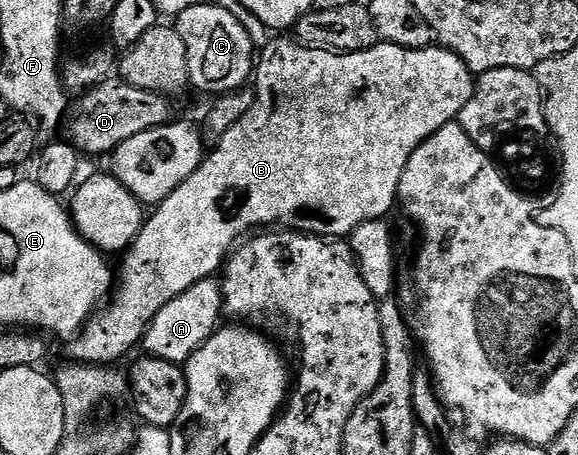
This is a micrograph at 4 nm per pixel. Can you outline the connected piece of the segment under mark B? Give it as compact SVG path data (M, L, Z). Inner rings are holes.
M273 39L259 54L254 65L256 102L250 107L250 111L246 111L246 115L242 115L237 125L230 127L230 131L222 135L222 139L200 162L200 167L194 171L194 175L190 175L190 179L183 181L167 199L151 210L150 216L140 228L140 233L134 239L134 243L123 254L124 262L121 263L120 269L118 265L118 288L111 294L107 304L93 313L83 329L71 338L73 357L71 360L82 365L107 365L109 367L120 363L116 361L122 360L135 345L137 348L143 342L148 324L154 319L154 315L158 315L158 311L162 311L162 307L166 307L166 303L170 303L170 299L182 295L182 291L194 287L194 283L219 274L230 256L230 251L236 248L241 239L247 238L253 231L280 226L293 231L311 233L314 237L348 239L351 238L353 231L365 225L366 222L387 218L392 205L394 209L397 204L402 171L406 171L406 163L410 155L414 155L414 151L418 151L418 147L422 147L422 143L426 143L426 139L430 139L434 131L442 131L442 127L453 124L459 118L462 107L470 103L470 95L474 95L475 90L476 77L472 70L466 67L464 60L456 53L443 47L403 49L397 45L381 43L361 53L338 53L330 49L309 49L308 46L292 39L289 41Z

